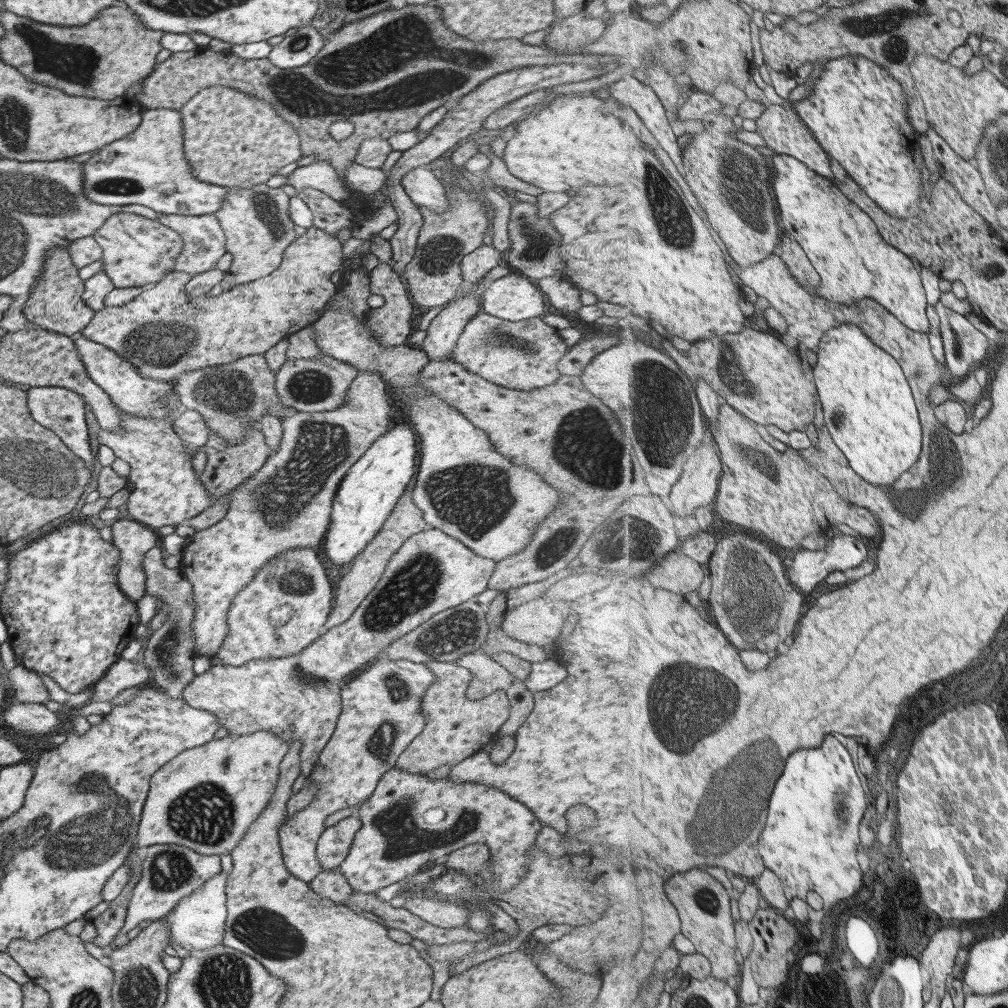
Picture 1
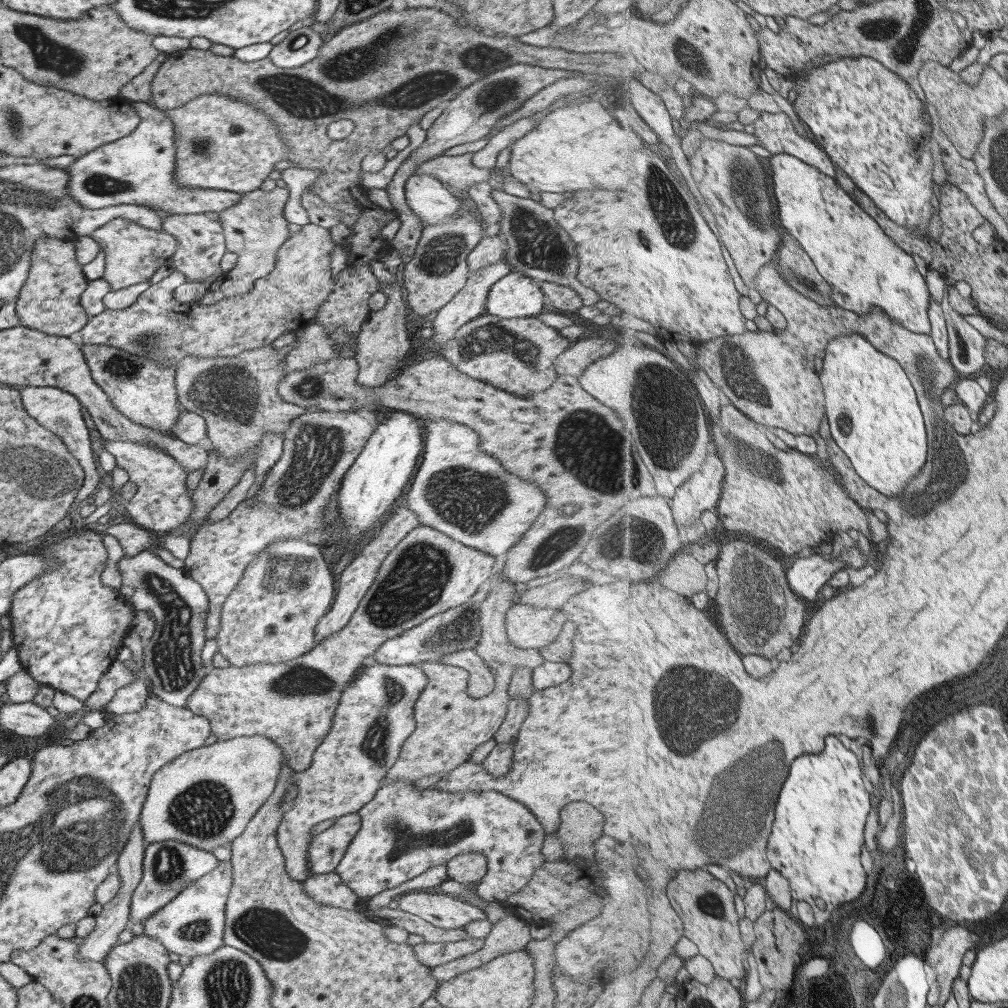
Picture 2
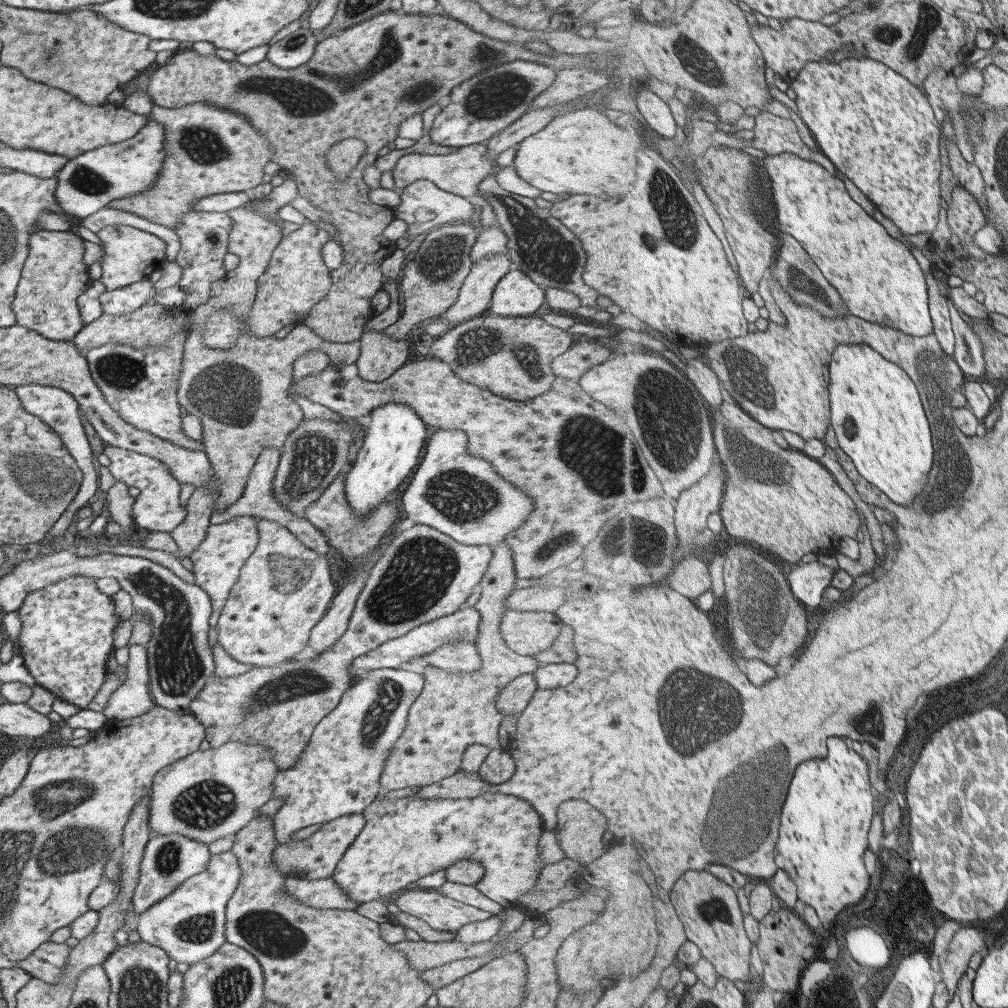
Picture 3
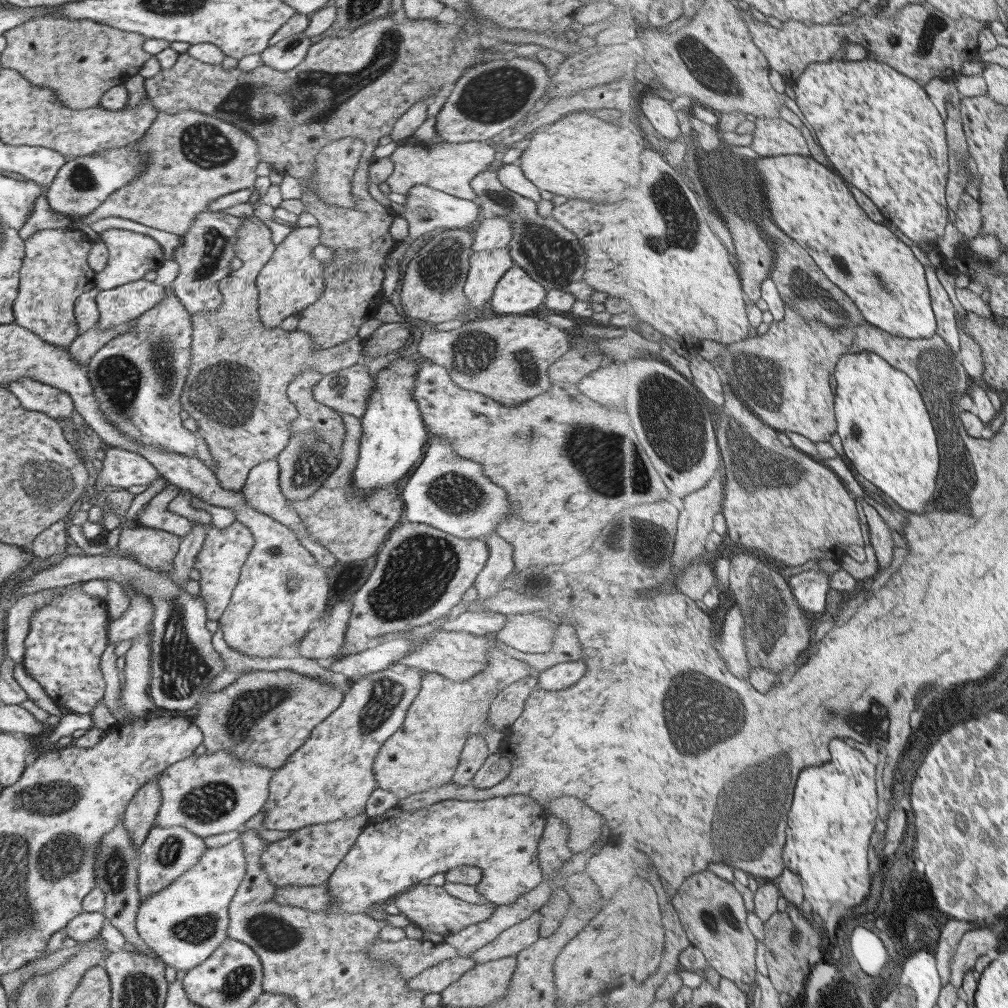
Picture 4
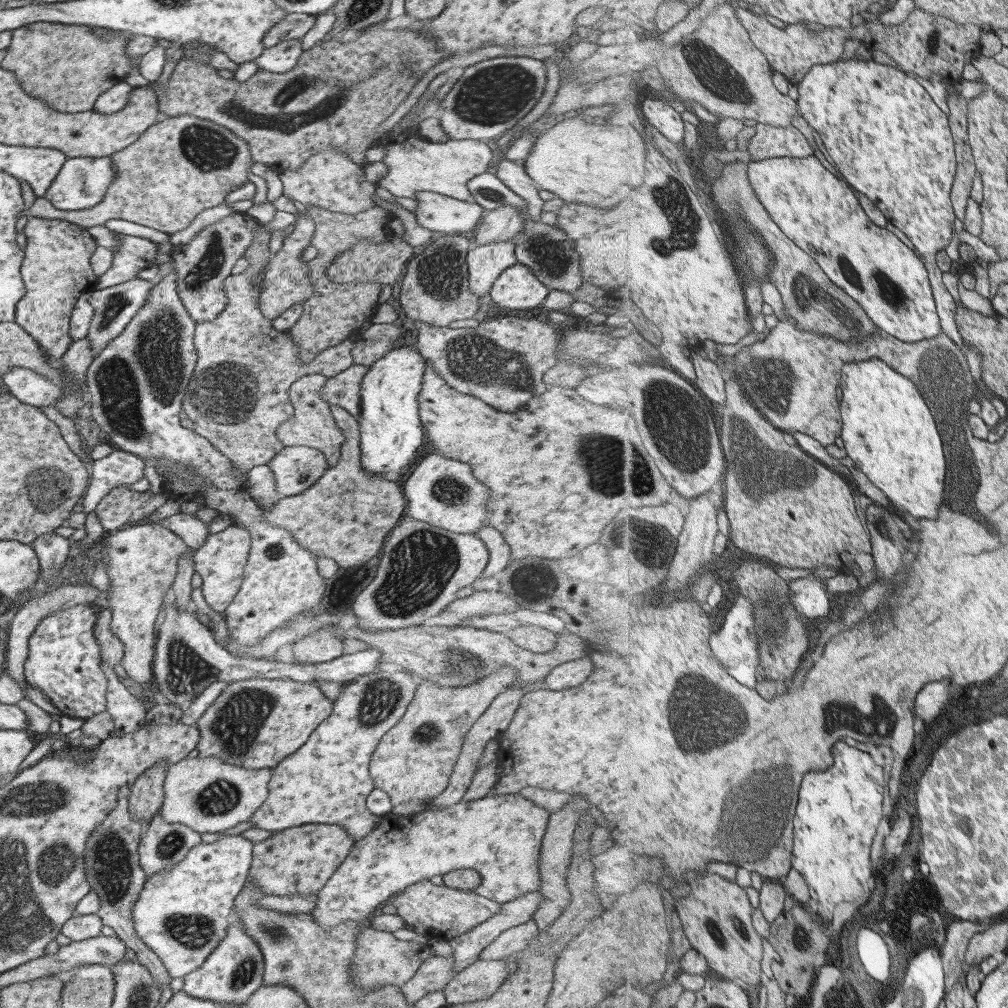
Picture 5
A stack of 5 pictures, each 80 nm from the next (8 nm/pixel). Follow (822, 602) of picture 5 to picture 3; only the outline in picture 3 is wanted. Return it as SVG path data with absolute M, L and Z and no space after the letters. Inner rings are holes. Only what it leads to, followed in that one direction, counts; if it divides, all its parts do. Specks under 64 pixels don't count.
M818 561L802 563L788 574L791 590L805 605L819 608L823 602L823 594L827 586L832 586L832 580L837 569L820 564Z

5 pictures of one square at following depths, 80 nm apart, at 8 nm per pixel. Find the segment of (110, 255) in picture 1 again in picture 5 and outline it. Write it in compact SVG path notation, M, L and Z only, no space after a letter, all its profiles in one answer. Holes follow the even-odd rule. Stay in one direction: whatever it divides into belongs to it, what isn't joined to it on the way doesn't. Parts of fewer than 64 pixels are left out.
M116 233L118 248L113 252L109 270L98 277L93 288L103 290L108 286L135 278L135 274L146 266L154 265L155 243L135 236Z

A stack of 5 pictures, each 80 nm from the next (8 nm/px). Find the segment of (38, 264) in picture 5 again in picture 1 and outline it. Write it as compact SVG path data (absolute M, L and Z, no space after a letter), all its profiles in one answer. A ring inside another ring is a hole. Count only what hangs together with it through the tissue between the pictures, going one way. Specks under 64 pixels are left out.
M53 247L47 249L40 270L40 277L32 284L29 298L23 304L23 317L38 329L58 333L70 337L80 332L93 318L95 311L84 306L80 296L84 284L77 277L76 266L73 266L68 247Z

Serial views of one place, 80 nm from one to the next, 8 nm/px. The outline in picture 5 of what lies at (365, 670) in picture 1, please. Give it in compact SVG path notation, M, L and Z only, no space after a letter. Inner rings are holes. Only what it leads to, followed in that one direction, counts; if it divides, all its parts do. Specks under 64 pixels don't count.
M379 664L374 673L362 674L346 682L332 702L330 713L315 727L307 740L271 769L267 798L248 820L252 826L274 833L299 825L336 824L349 835L353 844L367 837L381 822L380 816L374 816L365 807L367 794L374 789L369 777L368 762L379 739L402 717L413 698L417 681L403 667Z

